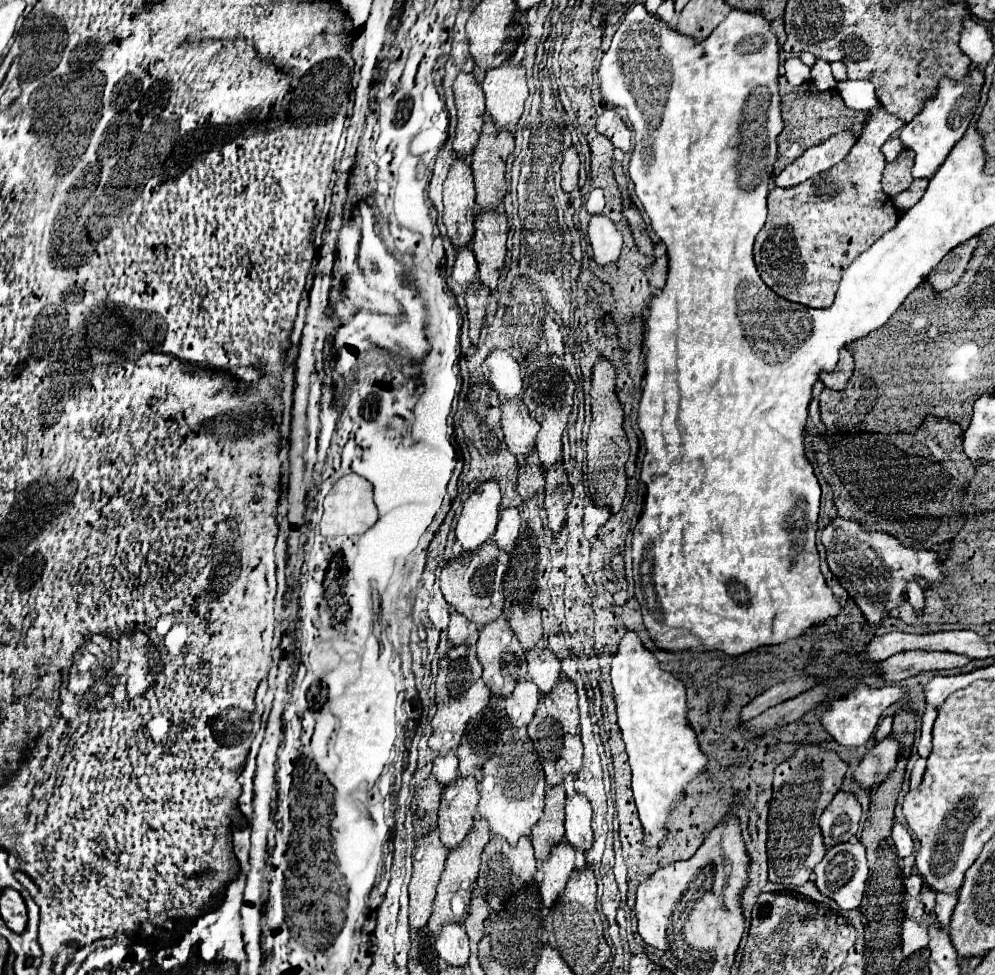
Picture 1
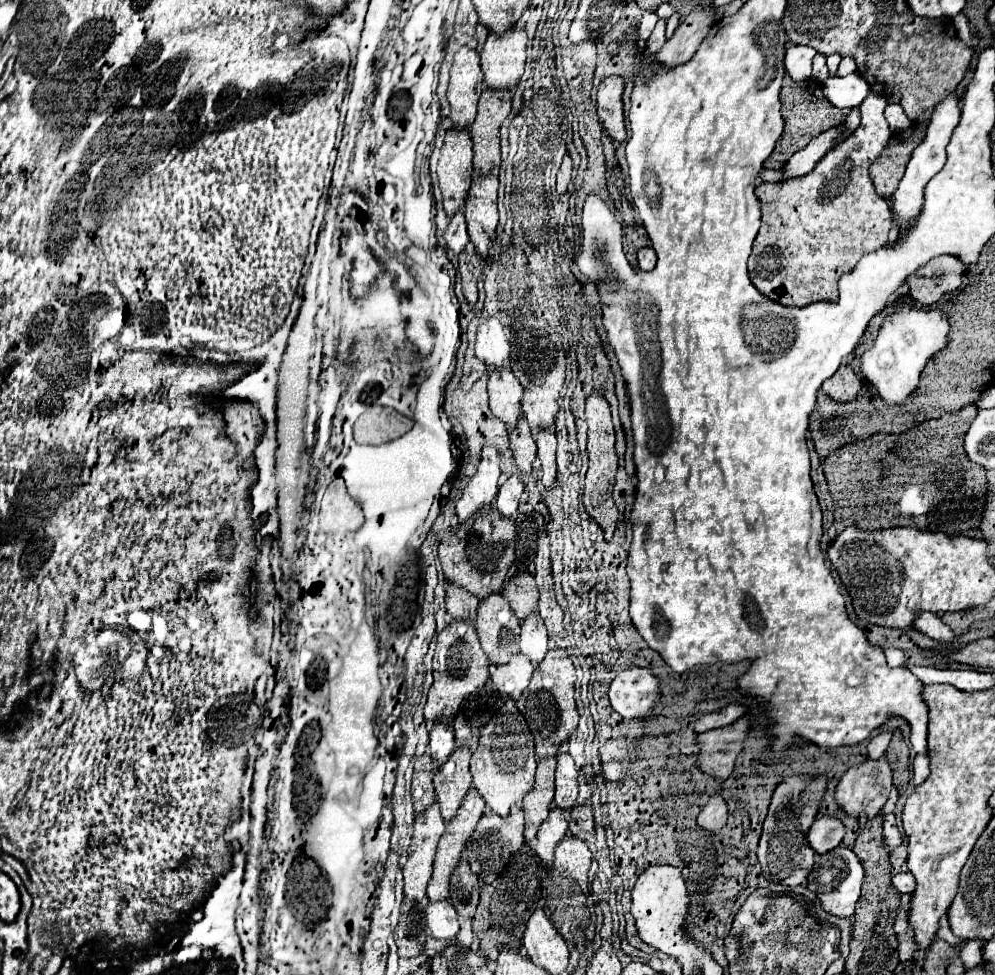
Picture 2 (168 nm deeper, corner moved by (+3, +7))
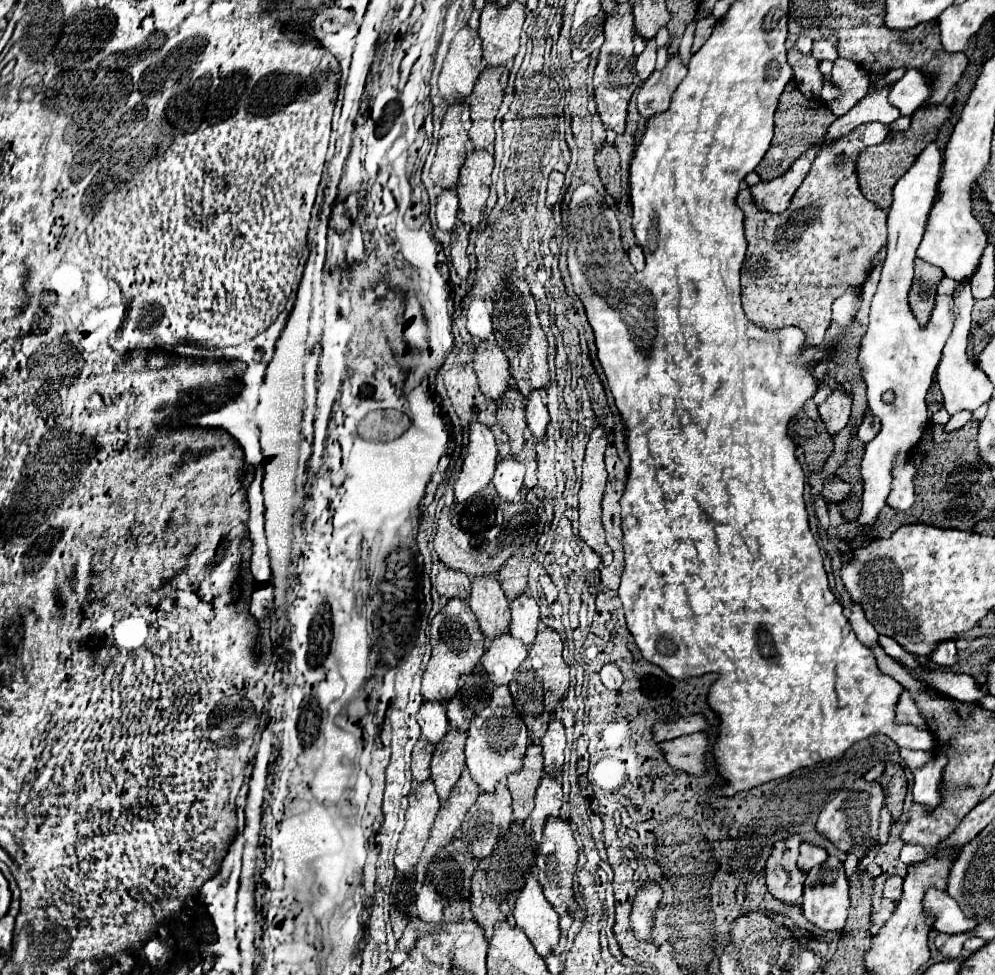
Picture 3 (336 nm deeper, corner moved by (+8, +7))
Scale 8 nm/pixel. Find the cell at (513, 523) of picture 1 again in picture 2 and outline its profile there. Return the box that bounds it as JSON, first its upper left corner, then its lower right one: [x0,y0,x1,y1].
[495,475,525,517]

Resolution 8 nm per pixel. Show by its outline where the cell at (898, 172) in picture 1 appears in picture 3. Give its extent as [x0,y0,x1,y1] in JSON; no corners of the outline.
[856,105,950,209]

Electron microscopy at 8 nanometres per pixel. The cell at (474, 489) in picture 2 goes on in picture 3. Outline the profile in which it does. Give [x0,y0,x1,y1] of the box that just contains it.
[454,423,498,503]

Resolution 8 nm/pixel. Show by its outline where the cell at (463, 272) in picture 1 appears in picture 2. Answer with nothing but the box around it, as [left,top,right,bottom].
[443,211,469,255]

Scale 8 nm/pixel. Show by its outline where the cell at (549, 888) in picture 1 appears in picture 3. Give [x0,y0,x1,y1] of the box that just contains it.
[532,775,562,833]

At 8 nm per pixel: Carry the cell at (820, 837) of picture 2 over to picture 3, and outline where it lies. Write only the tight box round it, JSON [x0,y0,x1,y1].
[798,841,828,871]

